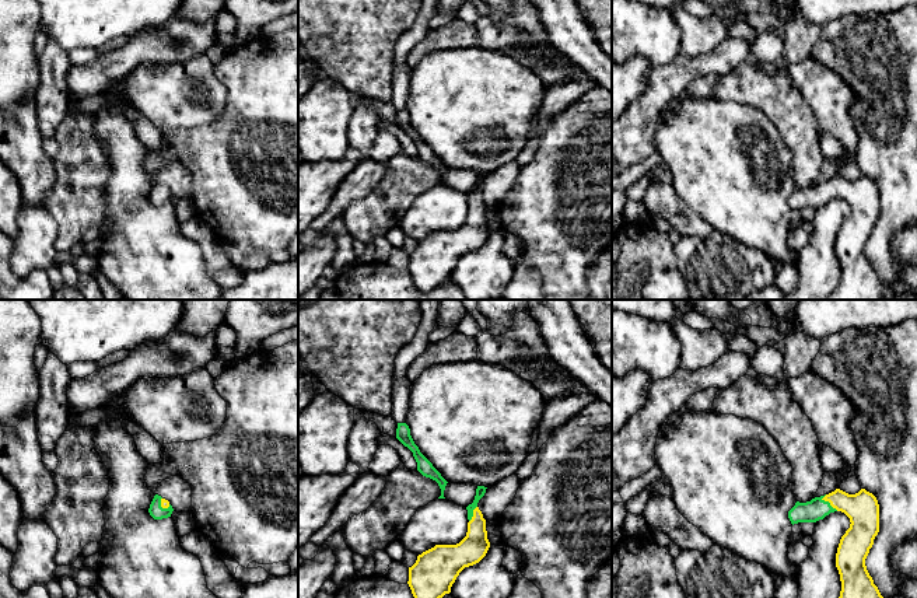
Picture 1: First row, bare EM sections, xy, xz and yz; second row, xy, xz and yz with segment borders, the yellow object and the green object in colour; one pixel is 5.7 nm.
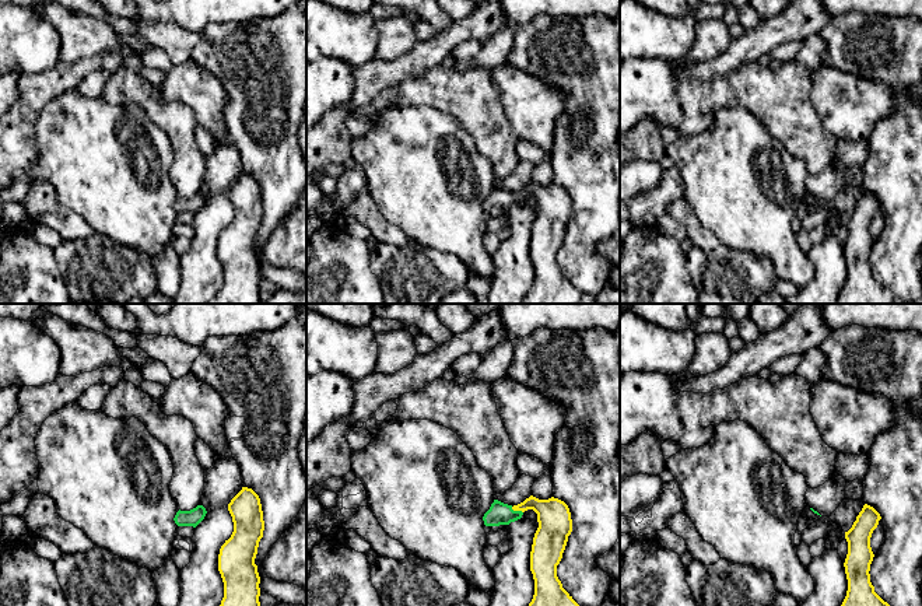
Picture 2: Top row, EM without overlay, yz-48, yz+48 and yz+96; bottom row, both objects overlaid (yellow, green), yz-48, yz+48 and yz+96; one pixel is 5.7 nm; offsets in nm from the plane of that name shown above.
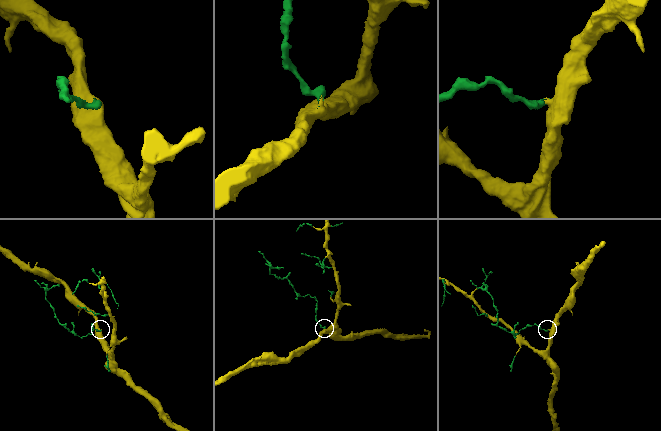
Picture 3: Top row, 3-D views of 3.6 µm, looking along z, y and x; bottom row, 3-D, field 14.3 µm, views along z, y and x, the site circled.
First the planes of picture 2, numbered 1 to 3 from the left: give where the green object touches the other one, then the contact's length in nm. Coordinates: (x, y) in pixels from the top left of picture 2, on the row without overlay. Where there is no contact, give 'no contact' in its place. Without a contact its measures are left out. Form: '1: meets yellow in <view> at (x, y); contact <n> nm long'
1: no contact
2: meets yellow in yz+48 at (516, 196); contact 80 nm long
3: no contact

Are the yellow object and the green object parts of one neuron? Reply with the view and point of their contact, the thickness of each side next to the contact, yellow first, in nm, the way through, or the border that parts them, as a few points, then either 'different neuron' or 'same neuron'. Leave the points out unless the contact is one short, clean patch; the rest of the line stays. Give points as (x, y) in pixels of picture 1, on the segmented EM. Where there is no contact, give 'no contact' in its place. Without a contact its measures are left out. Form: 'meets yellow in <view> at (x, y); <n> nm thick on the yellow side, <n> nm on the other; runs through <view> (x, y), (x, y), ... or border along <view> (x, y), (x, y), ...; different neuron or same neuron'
meets yellow in yz at (829, 502); 190 nm thick on the yellow side, 130 nm on the other; same neuron

